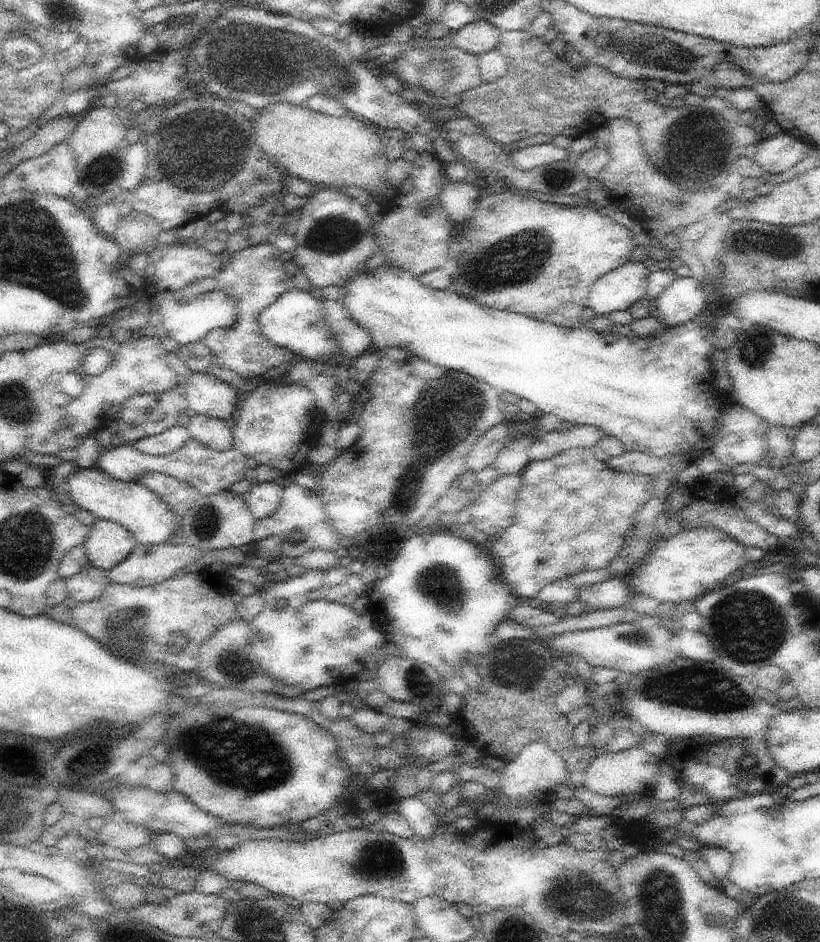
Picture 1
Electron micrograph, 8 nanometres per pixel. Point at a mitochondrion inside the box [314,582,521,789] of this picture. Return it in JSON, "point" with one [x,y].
{"point":[416,680]}

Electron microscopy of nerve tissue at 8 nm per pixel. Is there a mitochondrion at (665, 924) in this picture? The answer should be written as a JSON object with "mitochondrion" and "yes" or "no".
{"mitochondrion":"yes"}

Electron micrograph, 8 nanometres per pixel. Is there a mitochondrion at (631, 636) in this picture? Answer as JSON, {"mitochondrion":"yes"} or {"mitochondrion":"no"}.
{"mitochondrion":"yes"}

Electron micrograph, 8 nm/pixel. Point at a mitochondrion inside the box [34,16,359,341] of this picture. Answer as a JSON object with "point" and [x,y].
{"point":[255,60]}

